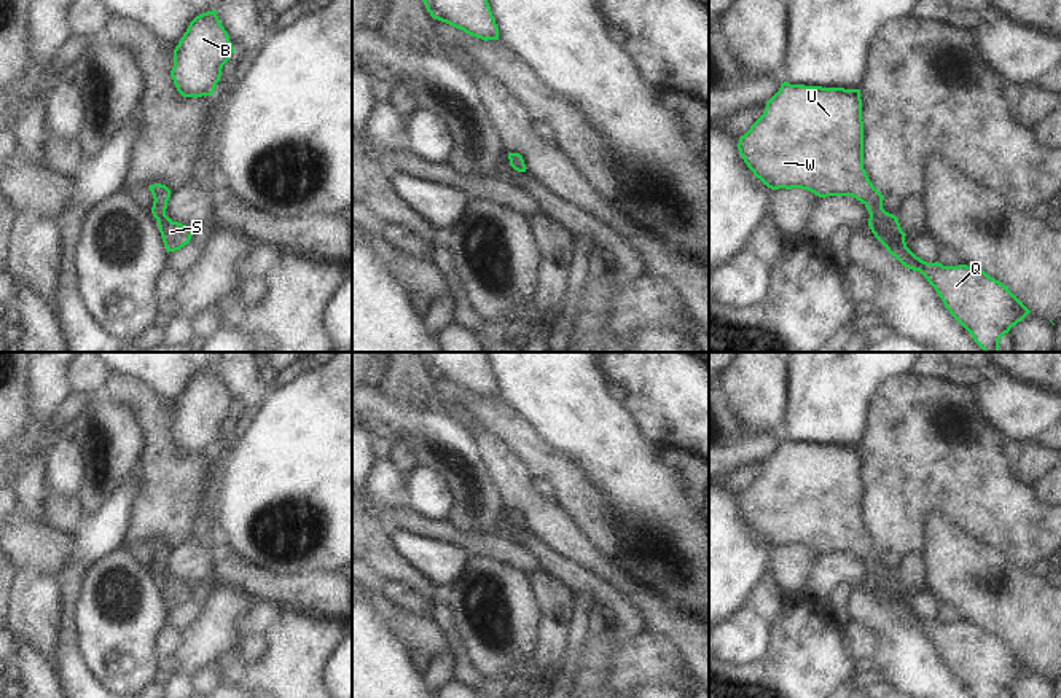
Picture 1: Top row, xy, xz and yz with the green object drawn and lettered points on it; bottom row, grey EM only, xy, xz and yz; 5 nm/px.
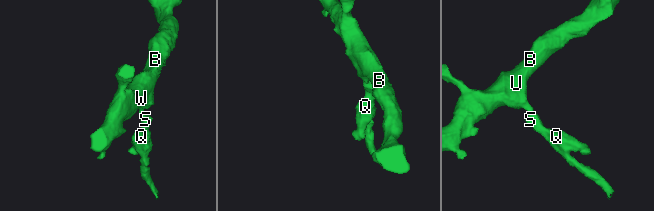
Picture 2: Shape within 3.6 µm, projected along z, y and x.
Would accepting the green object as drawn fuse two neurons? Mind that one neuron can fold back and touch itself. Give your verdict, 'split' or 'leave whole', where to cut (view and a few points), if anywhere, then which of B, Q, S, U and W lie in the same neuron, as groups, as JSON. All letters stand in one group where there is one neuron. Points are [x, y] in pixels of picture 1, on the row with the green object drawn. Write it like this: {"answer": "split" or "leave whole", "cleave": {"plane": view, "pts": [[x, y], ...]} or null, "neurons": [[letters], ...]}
{"answer": "leave whole", "cleave": null, "neurons": [["B", "Q", "S", "U", "W"]]}

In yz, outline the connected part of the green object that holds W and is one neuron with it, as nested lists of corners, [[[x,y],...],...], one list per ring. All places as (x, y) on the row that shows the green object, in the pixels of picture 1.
[[[784,81],[766,102],[763,115],[739,137],[739,155],[757,178],[771,190],[808,190],[819,198],[852,196],[868,214],[875,237],[905,268],[919,271],[935,288],[949,314],[972,335],[985,352],[1000,352],[999,339],[1031,311],[983,269],[967,265],[943,266],[916,257],[905,242],[895,215],[883,209],[884,196],[863,169],[863,121],[860,89],[790,84]]]

